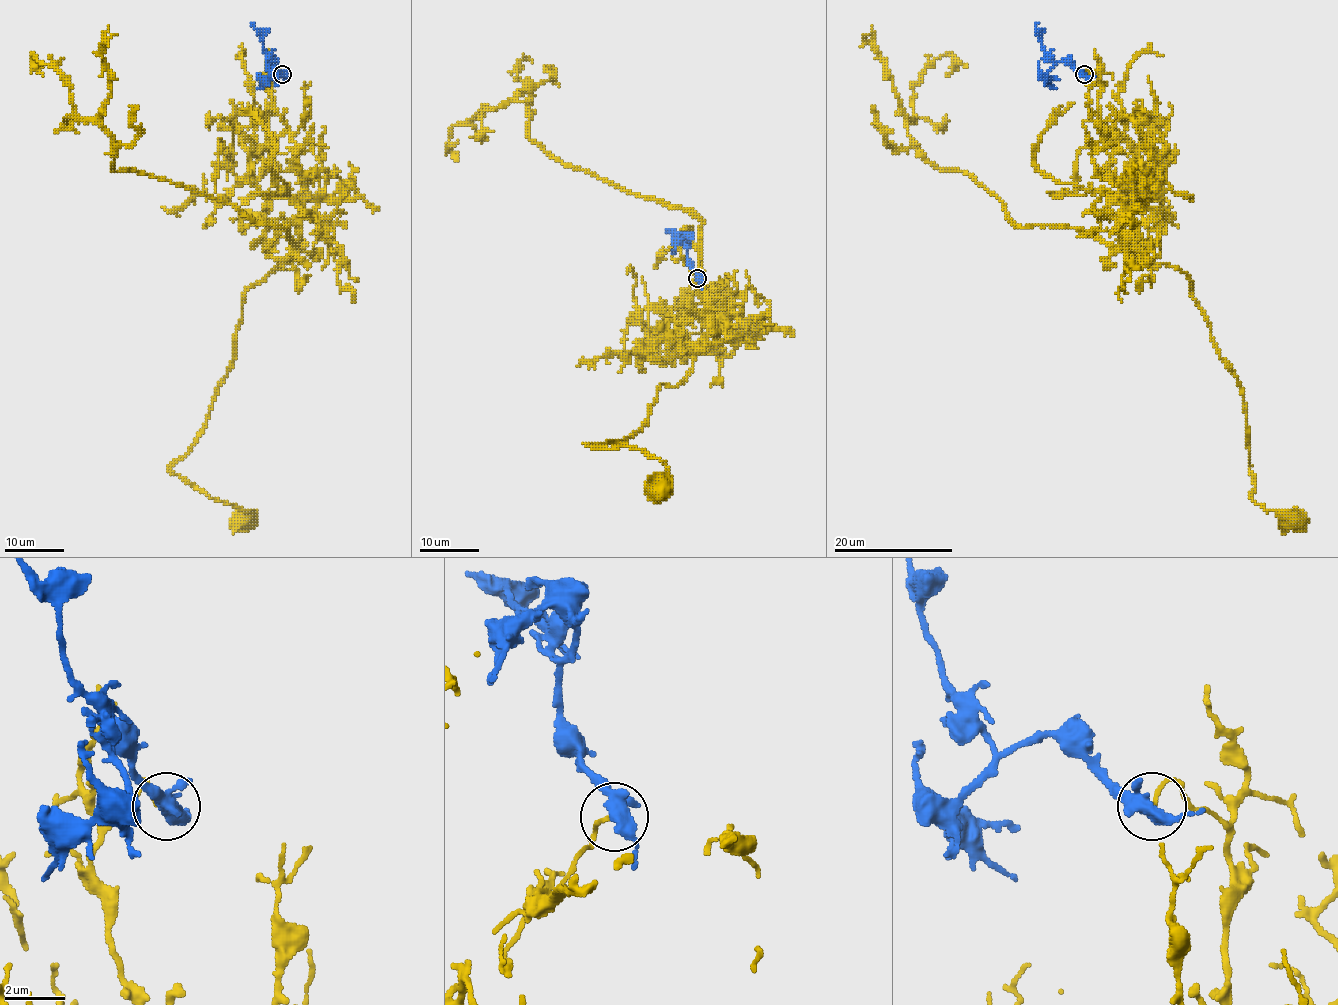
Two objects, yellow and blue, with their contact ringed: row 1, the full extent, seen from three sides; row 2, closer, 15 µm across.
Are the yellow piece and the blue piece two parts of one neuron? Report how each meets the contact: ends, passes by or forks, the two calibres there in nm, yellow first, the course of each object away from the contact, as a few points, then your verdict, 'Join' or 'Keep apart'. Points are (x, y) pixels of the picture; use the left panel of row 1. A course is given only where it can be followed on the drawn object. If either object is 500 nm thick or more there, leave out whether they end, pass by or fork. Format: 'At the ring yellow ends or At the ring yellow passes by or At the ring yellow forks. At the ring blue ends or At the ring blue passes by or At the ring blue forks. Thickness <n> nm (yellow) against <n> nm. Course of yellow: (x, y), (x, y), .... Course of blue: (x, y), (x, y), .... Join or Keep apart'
At the ring yellow ends. At the ring blue forks. Thickness 110 nm (yellow) against 360 nm. Course of yellow: (283, 74), (268, 84), (302, 172), (301, 233), (246, 291), (234, 365), (170, 469), (252, 511), (243, 520). Course of blue: (283, 74), (271, 62), (252, 22). Keep apart

